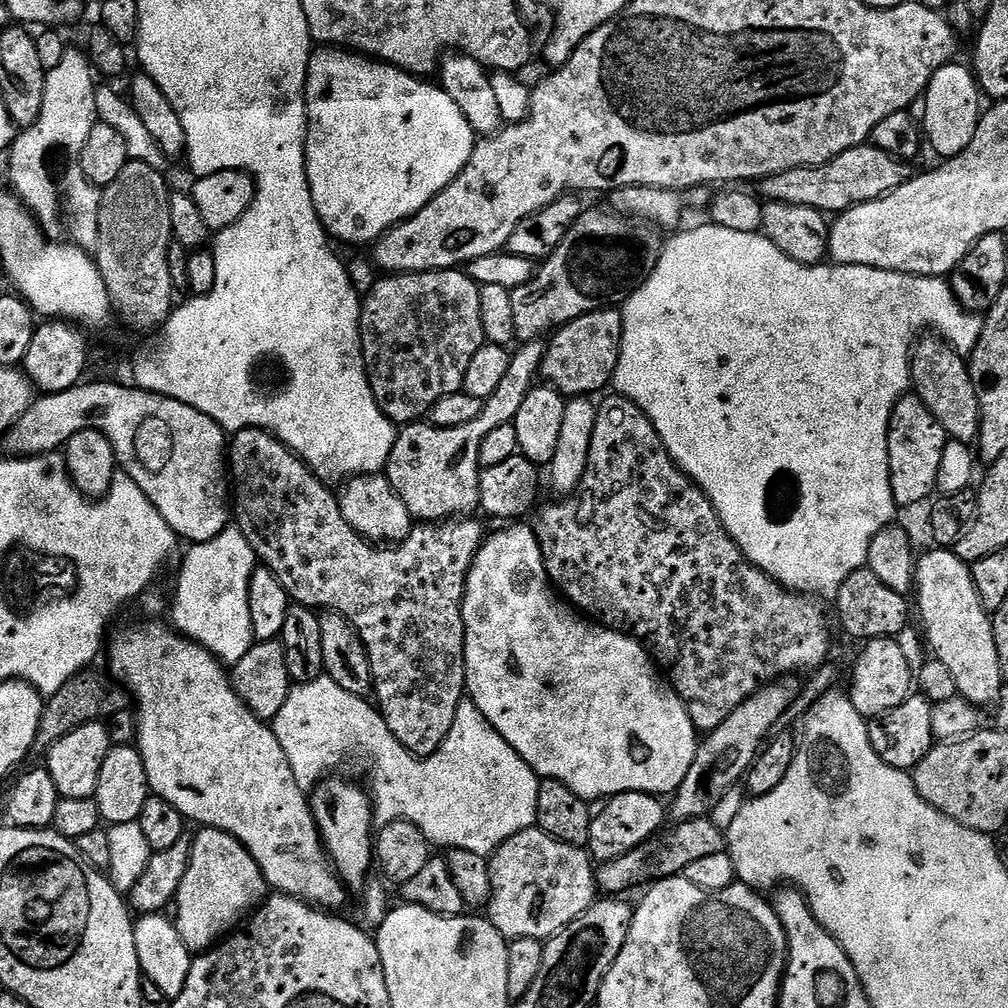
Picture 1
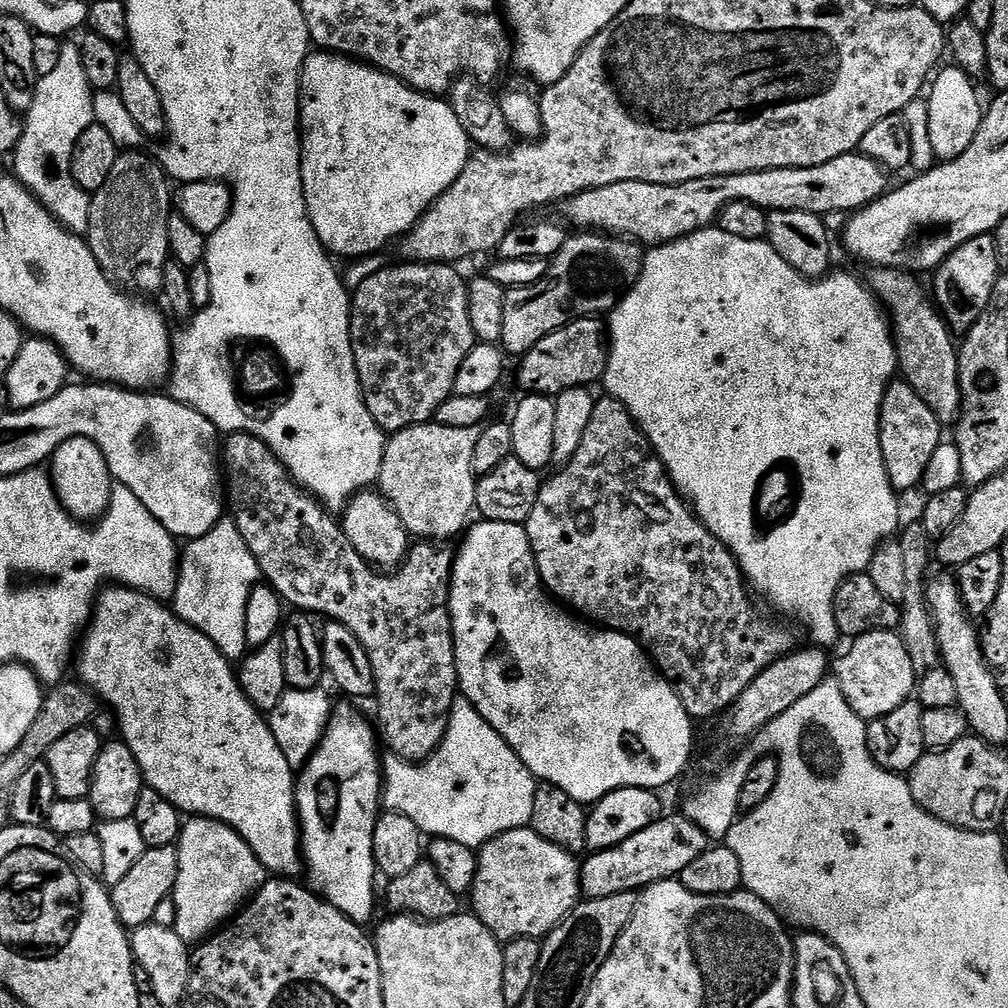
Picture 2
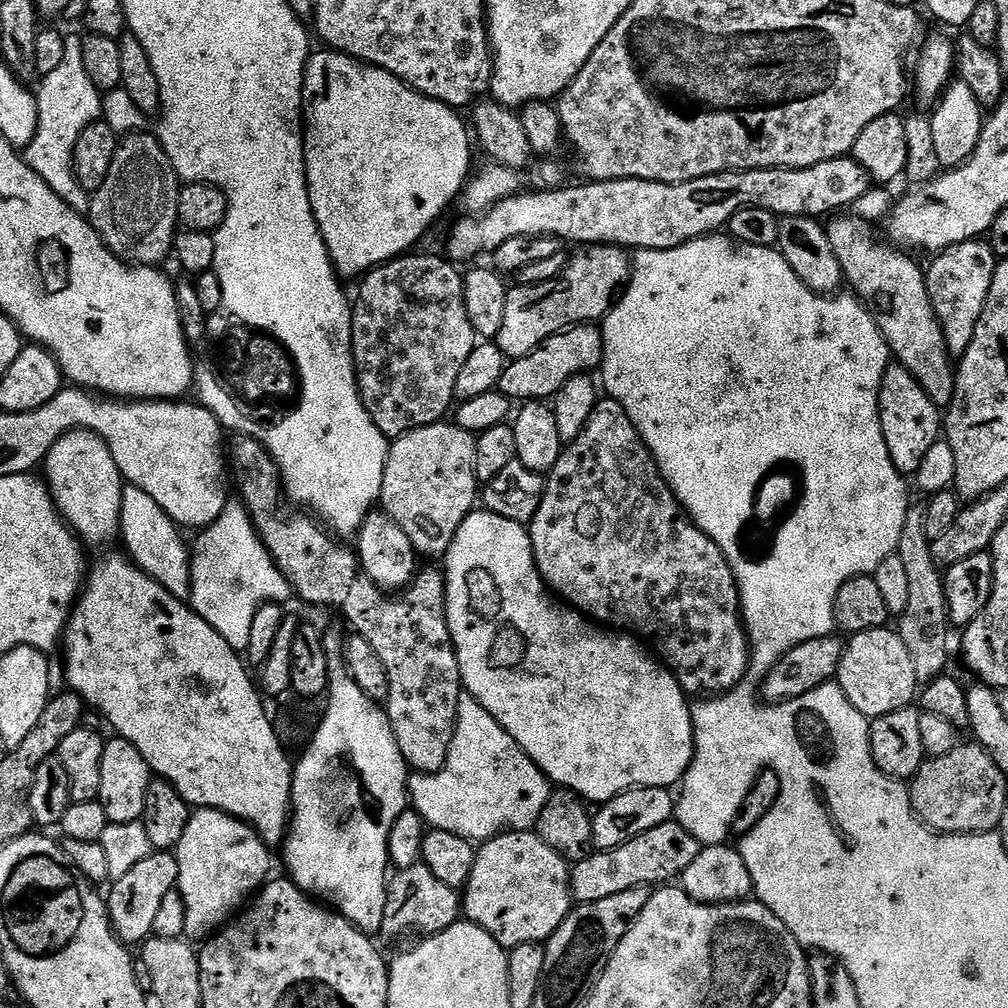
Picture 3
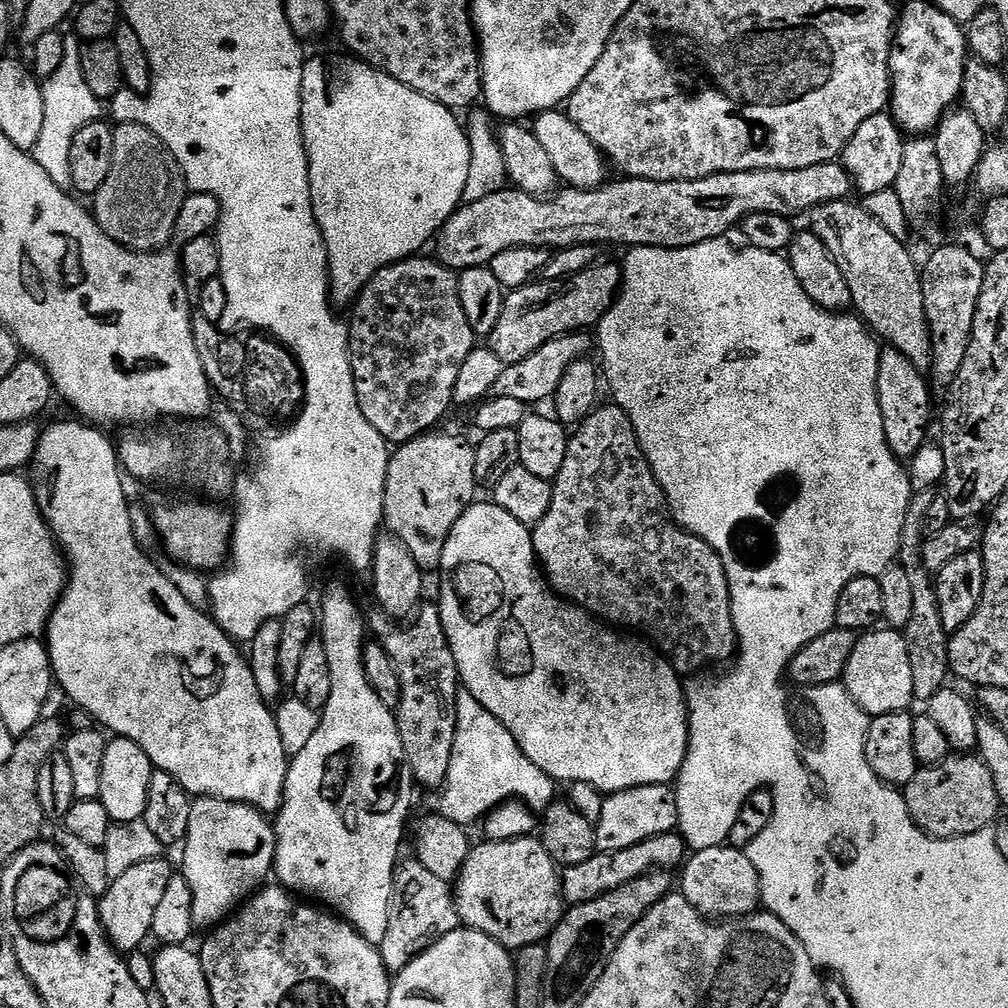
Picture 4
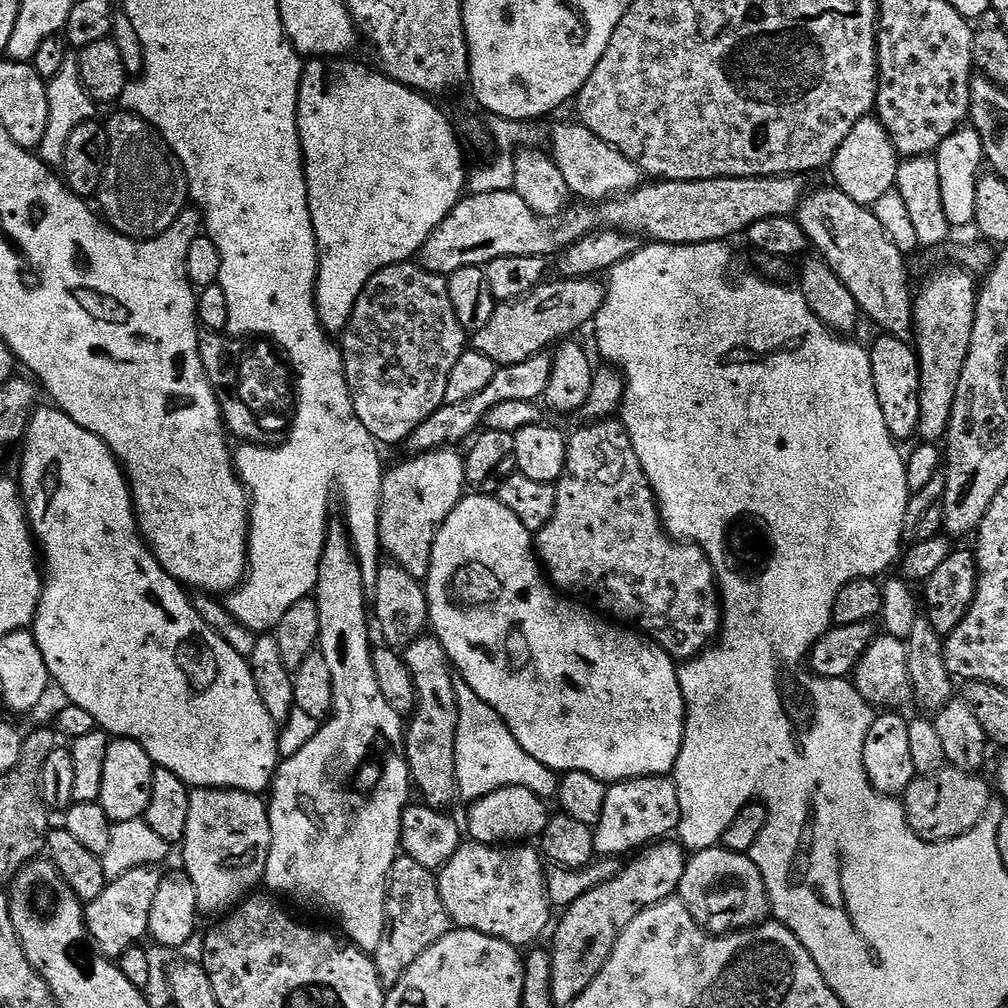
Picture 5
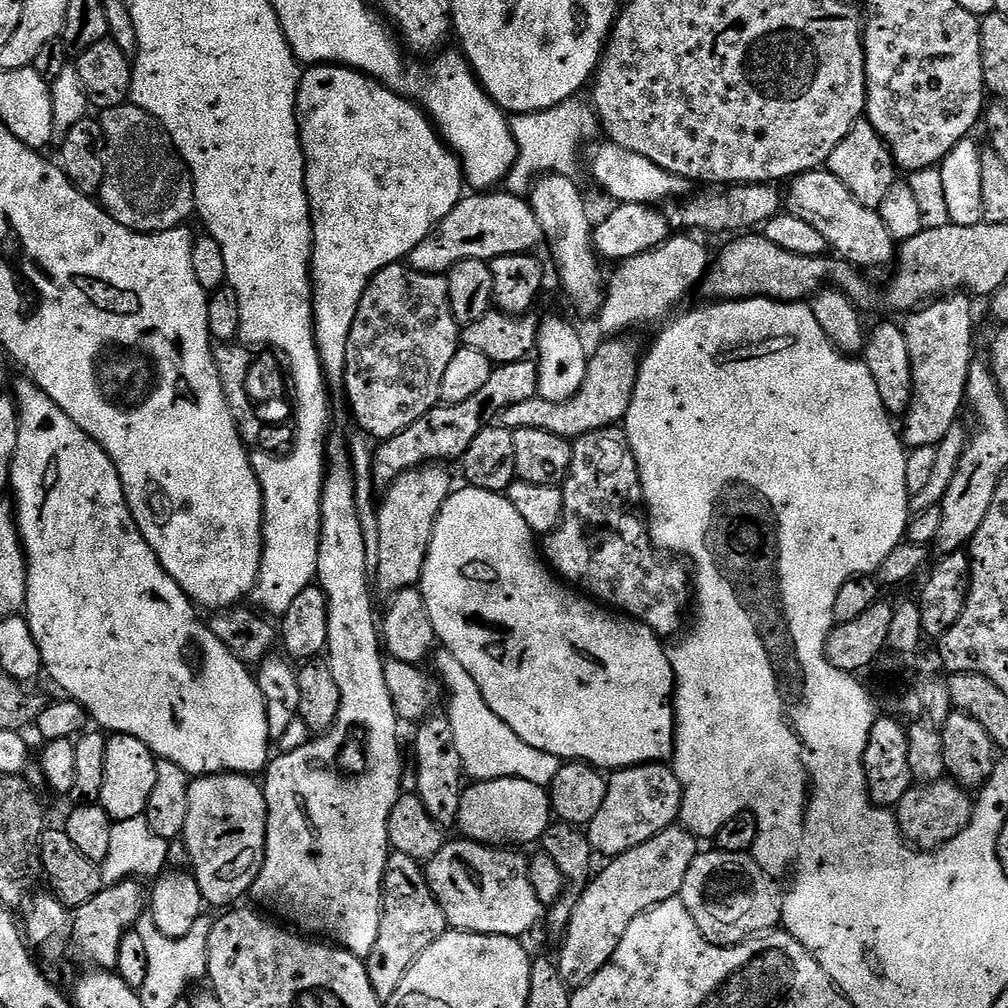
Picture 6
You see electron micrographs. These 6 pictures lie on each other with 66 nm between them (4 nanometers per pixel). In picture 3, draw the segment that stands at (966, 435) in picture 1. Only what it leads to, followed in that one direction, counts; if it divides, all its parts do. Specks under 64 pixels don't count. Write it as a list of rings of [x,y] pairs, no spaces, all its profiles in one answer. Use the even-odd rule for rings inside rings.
[[[852,214],[833,215],[826,224],[830,246],[834,246],[834,254],[838,254],[847,287],[853,288],[849,289],[856,299],[861,300],[871,312],[878,330],[882,330],[886,338],[895,363],[914,374],[930,402],[937,404],[941,410],[947,409],[956,389],[956,368],[953,357],[948,355],[944,331],[936,321],[934,306],[930,302],[925,269],[919,268],[908,257],[911,255],[907,251],[875,244],[868,233],[867,222],[848,215]]]

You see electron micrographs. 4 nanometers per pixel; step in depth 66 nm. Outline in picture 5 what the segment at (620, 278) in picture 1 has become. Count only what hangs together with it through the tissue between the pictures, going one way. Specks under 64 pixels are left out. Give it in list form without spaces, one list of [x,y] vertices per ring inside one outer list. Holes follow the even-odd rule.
[[[596,278],[555,279],[539,284],[519,300],[497,303],[490,322],[486,322],[486,327],[471,337],[470,344],[474,351],[486,354],[490,362],[501,368],[518,366],[518,362],[526,362],[526,358],[545,351],[549,347],[547,344],[555,345],[565,338],[575,337],[572,335],[579,328],[587,324],[589,327],[604,305],[605,285],[601,281],[599,284]]]

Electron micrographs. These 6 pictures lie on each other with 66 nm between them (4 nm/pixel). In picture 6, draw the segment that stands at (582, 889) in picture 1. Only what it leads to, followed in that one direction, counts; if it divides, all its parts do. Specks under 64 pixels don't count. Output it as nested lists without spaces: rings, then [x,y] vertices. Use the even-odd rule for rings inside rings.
[[[467,838],[459,839],[445,842],[424,868],[430,890],[446,914],[449,929],[524,938],[542,920],[542,906],[534,892],[534,882],[530,882],[529,857],[523,856],[525,853],[520,850],[490,848]]]

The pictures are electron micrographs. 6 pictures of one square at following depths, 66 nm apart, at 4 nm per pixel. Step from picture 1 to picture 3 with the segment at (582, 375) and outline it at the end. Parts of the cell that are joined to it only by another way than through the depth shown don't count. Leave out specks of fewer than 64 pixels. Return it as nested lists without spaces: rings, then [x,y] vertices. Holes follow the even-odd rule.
[[[595,323],[578,324],[551,336],[545,344],[526,354],[526,358],[505,363],[498,390],[513,402],[548,402],[570,382],[570,378],[595,373],[595,368],[597,371],[603,363],[603,331]]]

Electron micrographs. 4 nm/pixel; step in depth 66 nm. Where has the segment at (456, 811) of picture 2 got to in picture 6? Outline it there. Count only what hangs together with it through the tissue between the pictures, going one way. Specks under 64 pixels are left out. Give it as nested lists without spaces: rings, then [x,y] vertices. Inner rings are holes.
[[[441,647],[435,653],[435,660],[443,691],[452,695],[452,709],[446,712],[446,716],[452,723],[454,746],[458,746],[458,758],[462,758],[465,777],[473,781],[522,778],[534,782],[539,788],[548,788],[560,770],[560,759],[542,750],[534,750],[534,746],[526,746],[526,742],[522,742],[522,738],[518,738],[518,734],[514,734],[514,730],[510,730],[510,726],[506,726],[506,722],[486,706],[478,682],[474,682],[470,670],[466,670],[448,648]]]

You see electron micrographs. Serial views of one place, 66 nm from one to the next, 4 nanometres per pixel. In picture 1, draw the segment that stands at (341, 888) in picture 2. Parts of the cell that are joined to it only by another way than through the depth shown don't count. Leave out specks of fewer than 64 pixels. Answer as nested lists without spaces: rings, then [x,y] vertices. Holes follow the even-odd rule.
[[[328,778],[316,785],[310,793],[312,813],[324,842],[324,851],[336,870],[340,881],[349,889],[365,887],[368,871],[374,868],[374,817],[369,793],[356,784]]]

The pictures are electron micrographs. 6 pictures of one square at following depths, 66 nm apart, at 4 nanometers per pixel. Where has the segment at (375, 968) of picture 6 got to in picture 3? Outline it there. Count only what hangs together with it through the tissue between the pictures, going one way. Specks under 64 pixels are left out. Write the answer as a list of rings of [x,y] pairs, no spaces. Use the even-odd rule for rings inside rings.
[[[419,862],[408,869],[399,870],[388,881],[388,897],[386,898],[386,910],[382,918],[382,926],[379,930],[381,937],[388,940],[396,940],[399,936],[416,936],[412,938],[423,938],[433,936],[442,930],[458,923],[462,916],[462,896],[459,891],[450,886],[445,886],[439,878],[434,878],[430,870]]]

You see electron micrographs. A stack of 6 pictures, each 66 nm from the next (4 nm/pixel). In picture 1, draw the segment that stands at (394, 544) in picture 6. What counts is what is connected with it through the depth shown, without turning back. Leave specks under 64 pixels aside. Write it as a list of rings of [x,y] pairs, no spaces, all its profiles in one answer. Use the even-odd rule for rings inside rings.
[[[543,339],[530,340],[519,345],[520,349],[512,352],[510,370],[502,378],[502,386],[490,394],[490,398],[484,401],[482,414],[474,418],[474,422],[466,422],[466,426],[454,426],[453,428],[436,428],[427,422],[409,424],[399,429],[394,450],[388,459],[386,475],[392,483],[392,489],[399,494],[402,502],[406,502],[406,510],[410,510],[413,521],[416,522],[439,522],[453,518],[464,518],[475,513],[480,508],[480,473],[482,471],[478,462],[478,450],[482,446],[482,438],[490,434],[503,424],[515,421],[518,410],[522,410],[522,402],[526,402],[526,394],[537,383],[540,376],[540,367],[544,361]]]

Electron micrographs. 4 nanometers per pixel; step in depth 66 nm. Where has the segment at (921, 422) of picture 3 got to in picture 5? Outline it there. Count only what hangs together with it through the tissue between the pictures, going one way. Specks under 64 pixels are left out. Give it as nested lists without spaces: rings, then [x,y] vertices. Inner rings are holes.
[[[887,334],[877,335],[877,340],[870,344],[870,370],[874,374],[874,394],[878,394],[878,406],[882,406],[882,419],[886,422],[886,430],[890,430],[893,440],[903,442],[911,436],[915,437],[920,430],[920,359],[916,356],[915,347],[907,339]]]

